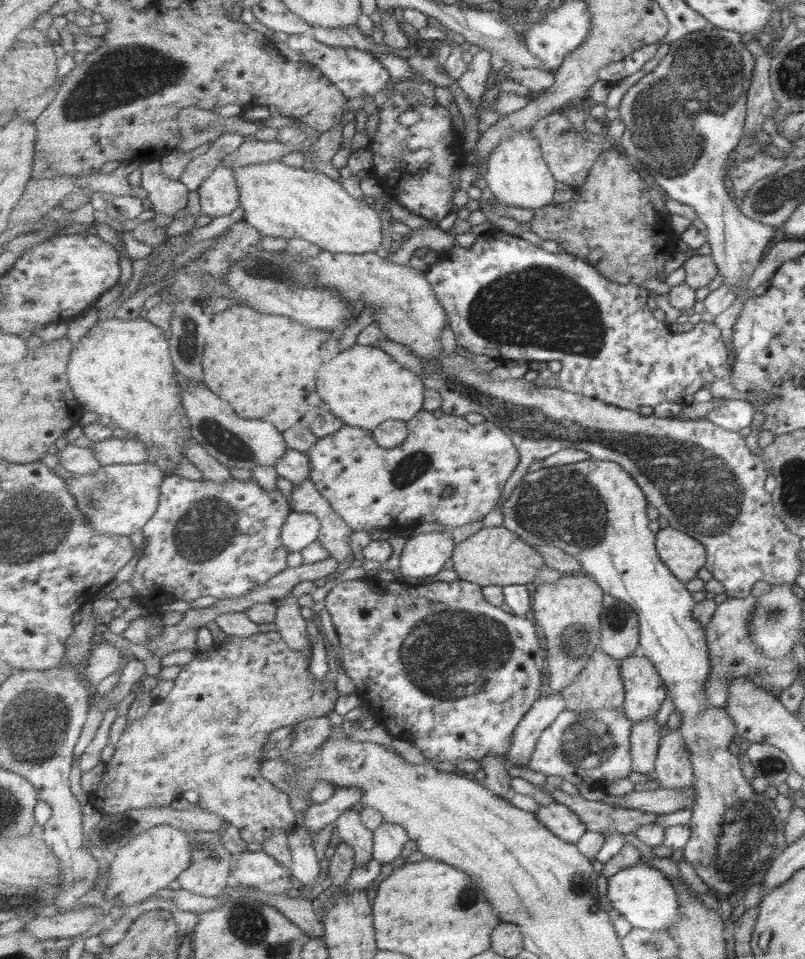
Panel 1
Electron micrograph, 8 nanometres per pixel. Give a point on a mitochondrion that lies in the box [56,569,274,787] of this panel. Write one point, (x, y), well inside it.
(165, 752)

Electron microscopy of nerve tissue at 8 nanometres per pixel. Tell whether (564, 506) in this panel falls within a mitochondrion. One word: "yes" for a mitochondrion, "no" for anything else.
yes

